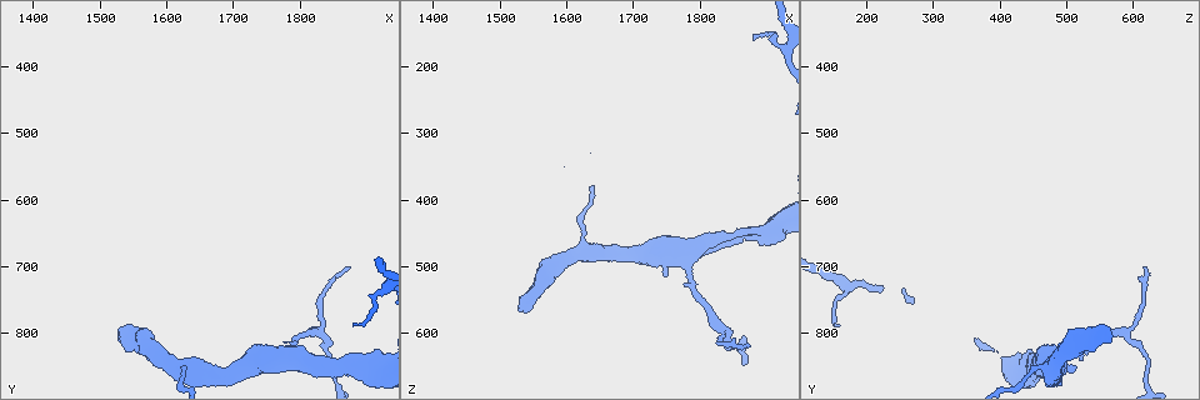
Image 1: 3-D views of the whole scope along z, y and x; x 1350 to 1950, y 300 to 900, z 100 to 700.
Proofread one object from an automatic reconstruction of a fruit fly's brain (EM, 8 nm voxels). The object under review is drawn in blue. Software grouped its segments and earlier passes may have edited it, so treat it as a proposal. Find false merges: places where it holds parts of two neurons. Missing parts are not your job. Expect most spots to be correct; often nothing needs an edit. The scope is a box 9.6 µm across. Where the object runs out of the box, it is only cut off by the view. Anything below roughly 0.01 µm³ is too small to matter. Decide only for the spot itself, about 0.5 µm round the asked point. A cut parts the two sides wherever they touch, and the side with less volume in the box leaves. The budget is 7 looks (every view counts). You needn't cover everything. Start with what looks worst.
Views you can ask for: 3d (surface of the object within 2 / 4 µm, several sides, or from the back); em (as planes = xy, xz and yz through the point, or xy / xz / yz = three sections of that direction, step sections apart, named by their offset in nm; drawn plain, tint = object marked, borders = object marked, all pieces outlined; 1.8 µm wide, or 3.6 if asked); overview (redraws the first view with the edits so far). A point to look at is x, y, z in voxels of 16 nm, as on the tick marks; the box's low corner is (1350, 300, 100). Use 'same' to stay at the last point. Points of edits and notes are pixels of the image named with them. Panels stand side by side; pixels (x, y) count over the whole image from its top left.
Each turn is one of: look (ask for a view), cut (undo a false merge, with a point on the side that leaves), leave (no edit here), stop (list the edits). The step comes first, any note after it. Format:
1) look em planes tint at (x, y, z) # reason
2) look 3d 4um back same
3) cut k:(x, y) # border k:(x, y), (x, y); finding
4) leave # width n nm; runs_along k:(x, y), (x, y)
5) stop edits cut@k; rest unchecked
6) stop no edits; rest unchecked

look em planes tint at (1825, 795, 585) # three arms meet

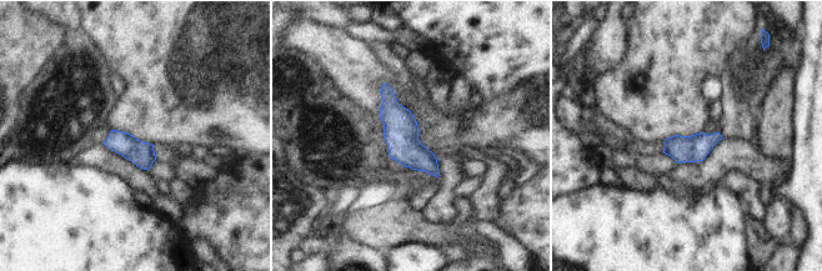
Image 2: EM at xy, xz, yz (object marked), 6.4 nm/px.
leave # runs_along 2:(385, 88), (402, 140), (435, 172); one neuron here

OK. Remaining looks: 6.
look em 3.6um xz step 4 tint at (1780, 835, 480) # branch point

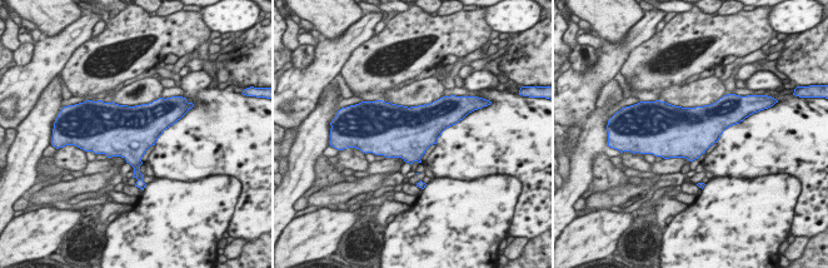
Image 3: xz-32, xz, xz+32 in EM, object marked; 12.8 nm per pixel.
look em 3.6um planes tint same # another direction

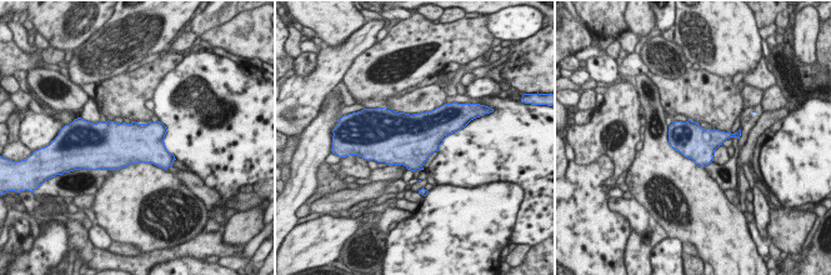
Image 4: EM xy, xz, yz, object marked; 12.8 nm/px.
leave # all the same neuron

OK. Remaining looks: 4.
look 3d 4um at (1545, 805, 550) # calibre changes

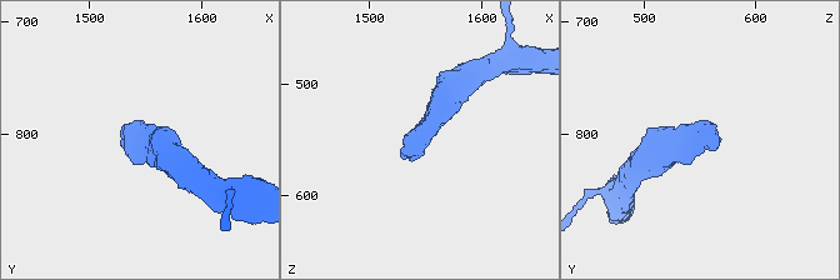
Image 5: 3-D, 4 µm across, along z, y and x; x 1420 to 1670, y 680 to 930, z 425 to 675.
look em planes plain at (1544, 802, 552)

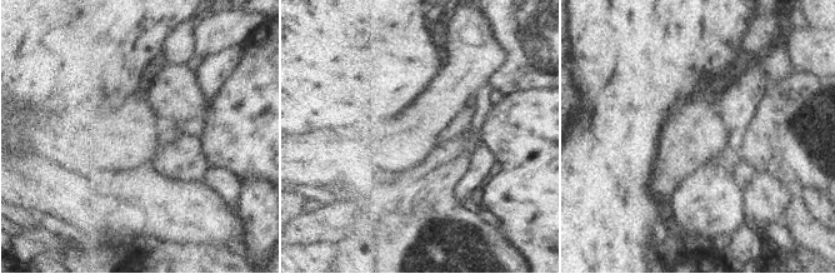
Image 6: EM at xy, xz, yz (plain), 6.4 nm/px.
look em planes borders same

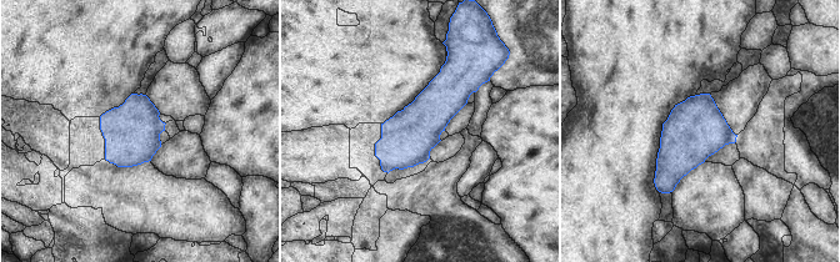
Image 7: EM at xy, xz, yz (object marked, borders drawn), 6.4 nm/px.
leave # width 340 nm; all the same neuron

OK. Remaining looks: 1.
stop no edits; rest unchecked

